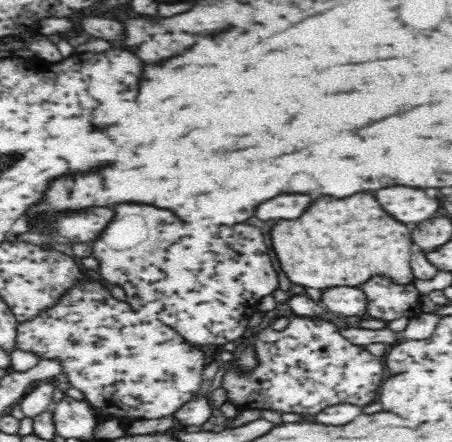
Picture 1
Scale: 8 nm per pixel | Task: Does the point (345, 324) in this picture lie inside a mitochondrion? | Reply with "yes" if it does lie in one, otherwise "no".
no

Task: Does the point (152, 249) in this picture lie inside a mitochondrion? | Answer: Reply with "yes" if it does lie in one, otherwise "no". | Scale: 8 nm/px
yes

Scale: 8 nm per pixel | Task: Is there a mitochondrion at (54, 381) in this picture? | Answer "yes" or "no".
no

